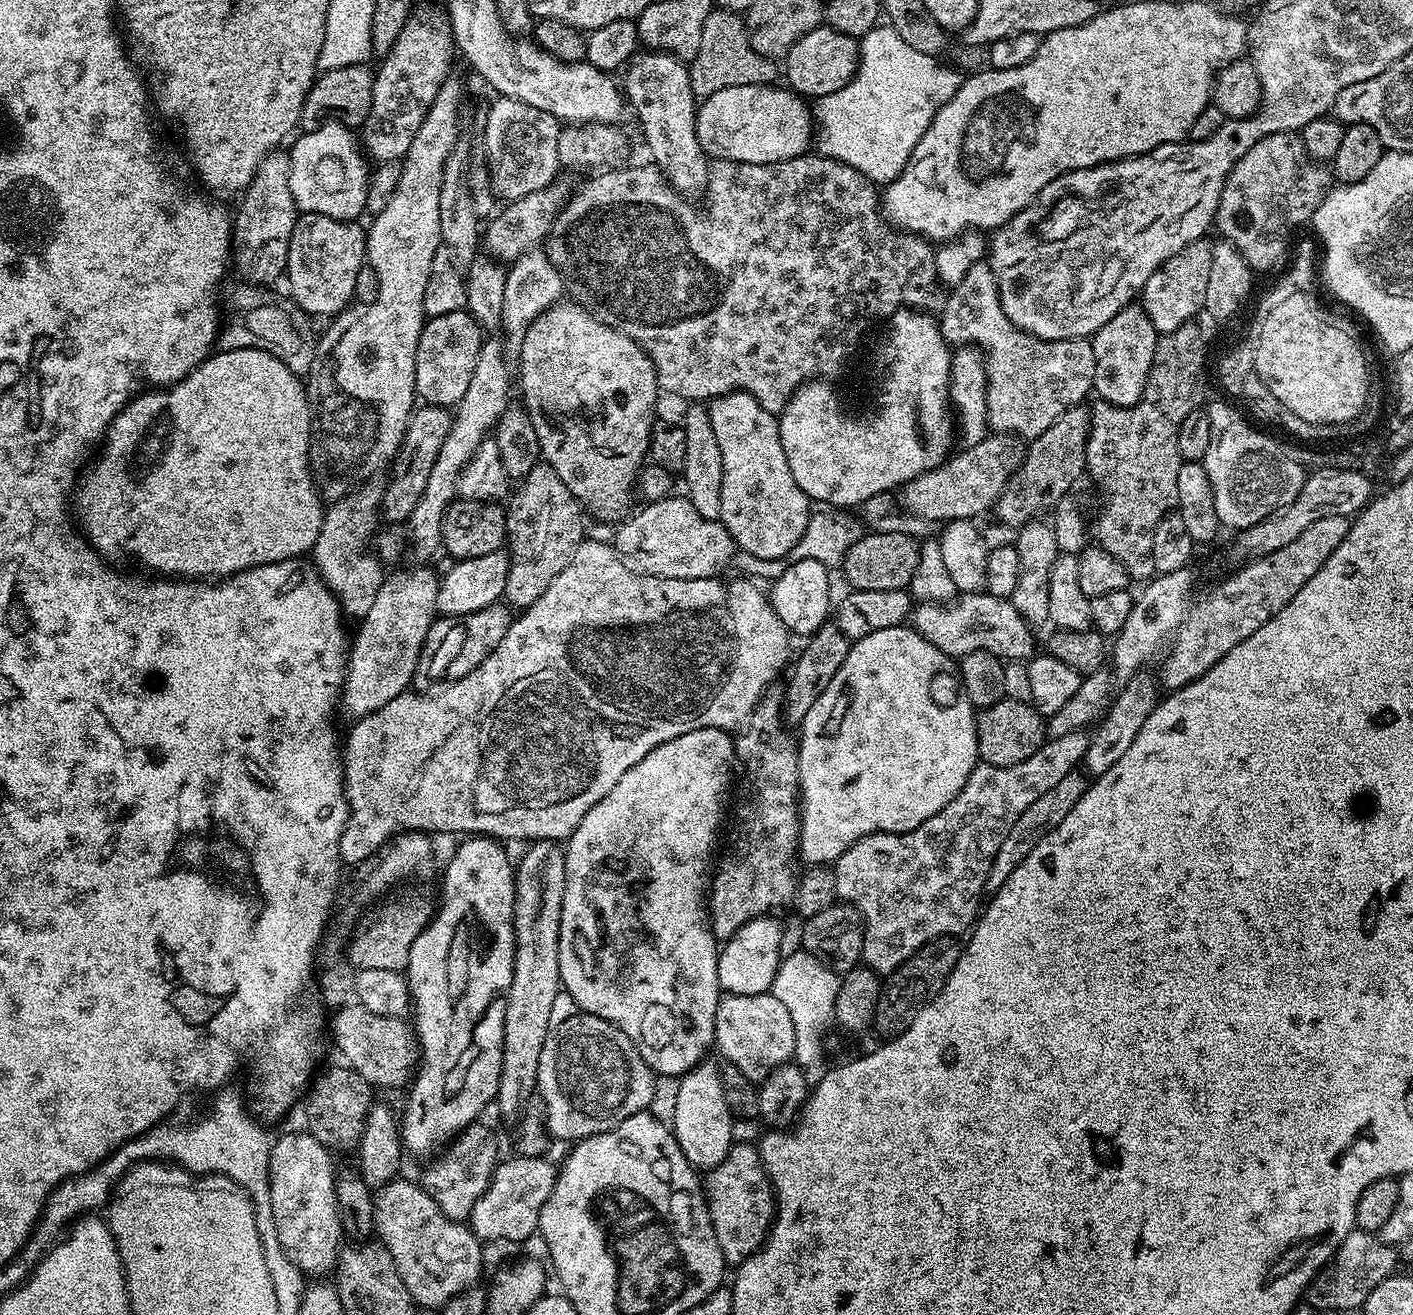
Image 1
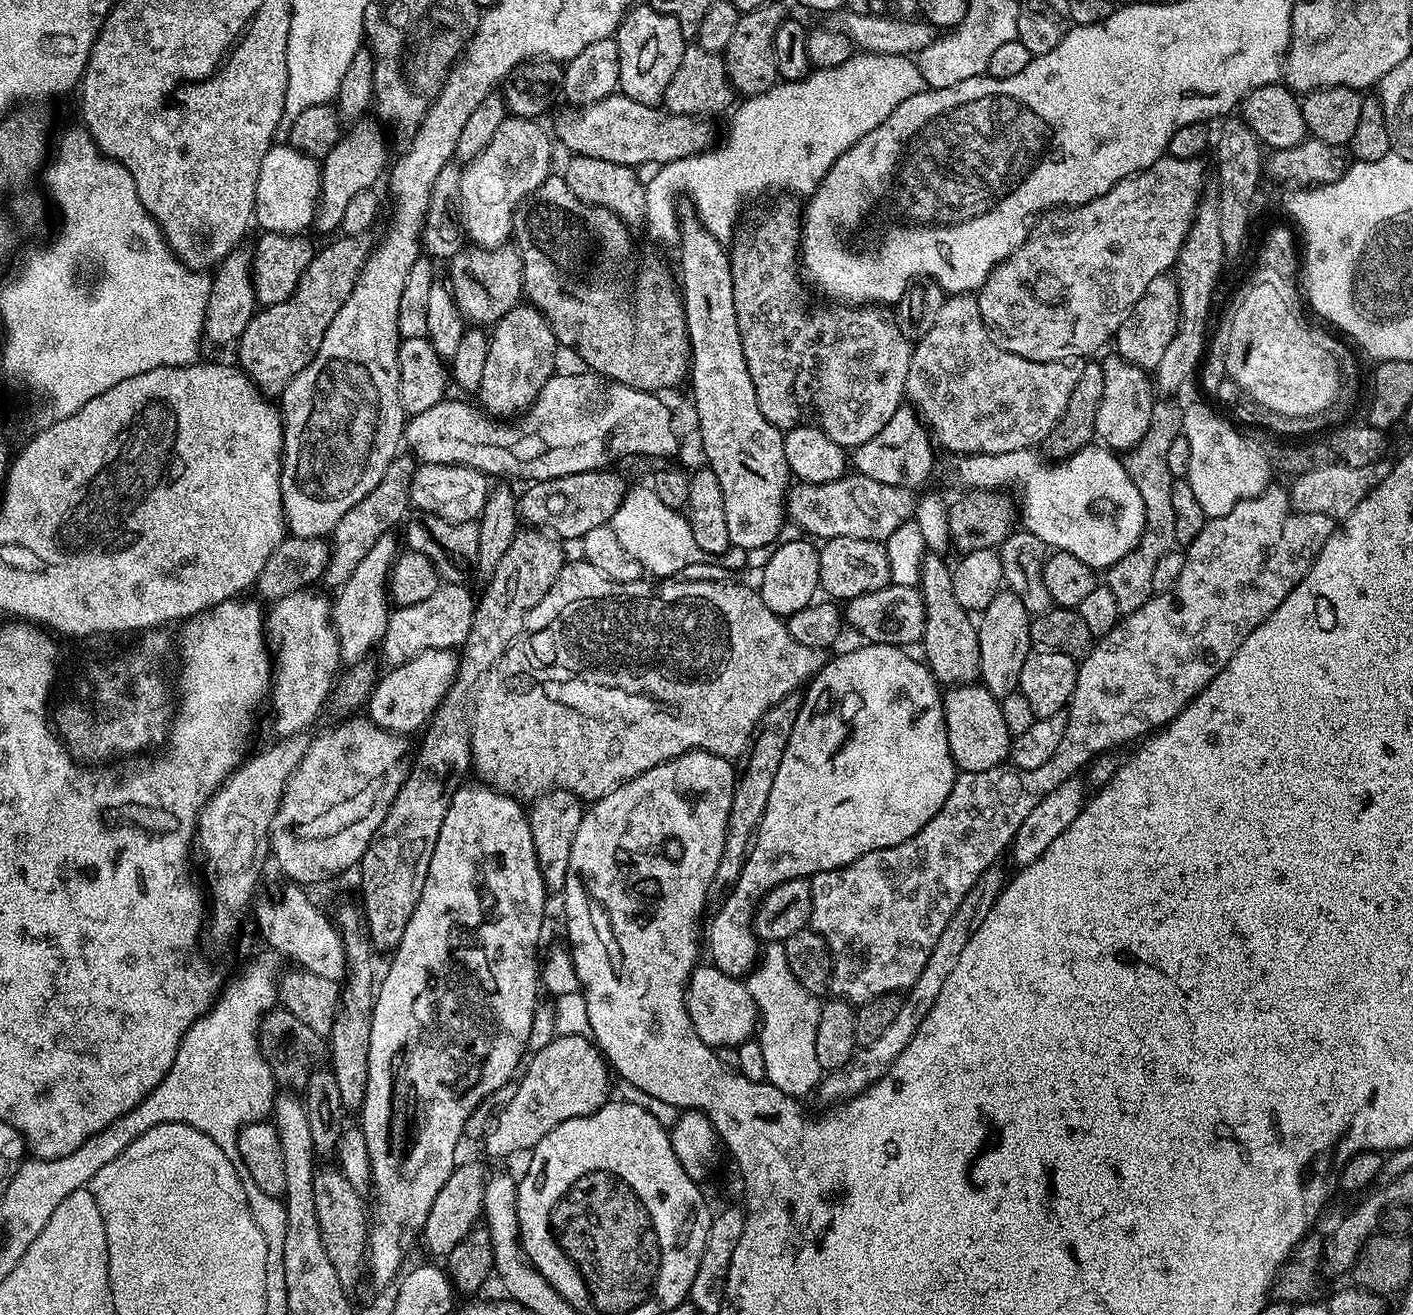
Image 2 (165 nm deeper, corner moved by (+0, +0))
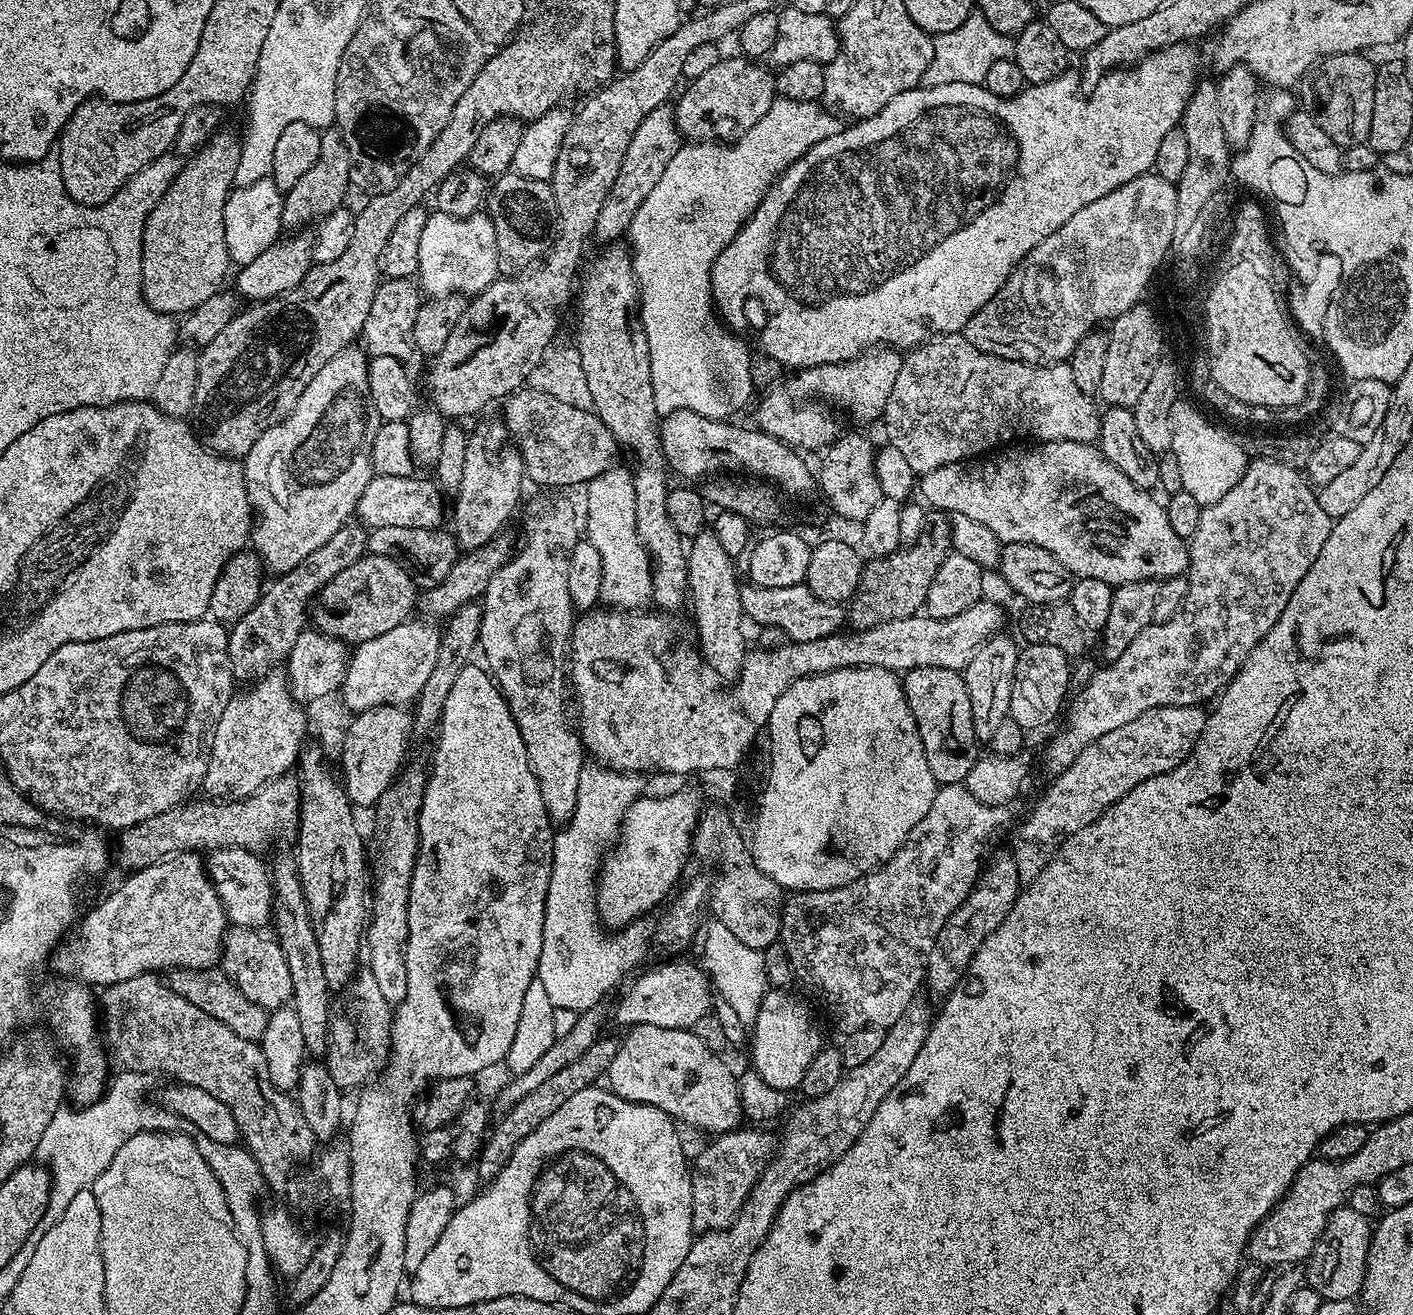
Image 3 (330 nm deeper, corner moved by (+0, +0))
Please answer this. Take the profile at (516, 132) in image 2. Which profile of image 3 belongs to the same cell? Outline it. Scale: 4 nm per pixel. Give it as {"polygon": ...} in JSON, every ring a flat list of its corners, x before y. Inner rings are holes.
{"polygon":[[477,211,468,218,456,218,446,213,429,213,418,248,417,279,425,295,476,296,499,277,497,231,491,218]]}

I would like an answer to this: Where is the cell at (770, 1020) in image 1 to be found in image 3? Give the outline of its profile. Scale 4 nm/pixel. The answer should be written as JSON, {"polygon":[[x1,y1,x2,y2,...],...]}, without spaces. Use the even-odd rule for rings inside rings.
{"polygon":[[676,958,673,964,662,964,653,972,638,977,628,988,628,993,616,1004,616,1020,623,1026,658,1026,659,1028,687,1028,692,1030,695,1023,713,1011,714,987,708,973,699,963,687,964,684,958]]}

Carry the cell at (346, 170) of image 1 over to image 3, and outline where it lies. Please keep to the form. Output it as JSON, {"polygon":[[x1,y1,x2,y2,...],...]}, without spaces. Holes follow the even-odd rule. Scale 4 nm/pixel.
{"polygon":[[265,178,250,186,233,187,226,202,224,225,226,226,226,248,229,261,233,265,243,266,254,262,271,244,282,236,282,210,285,193,272,181]]}

